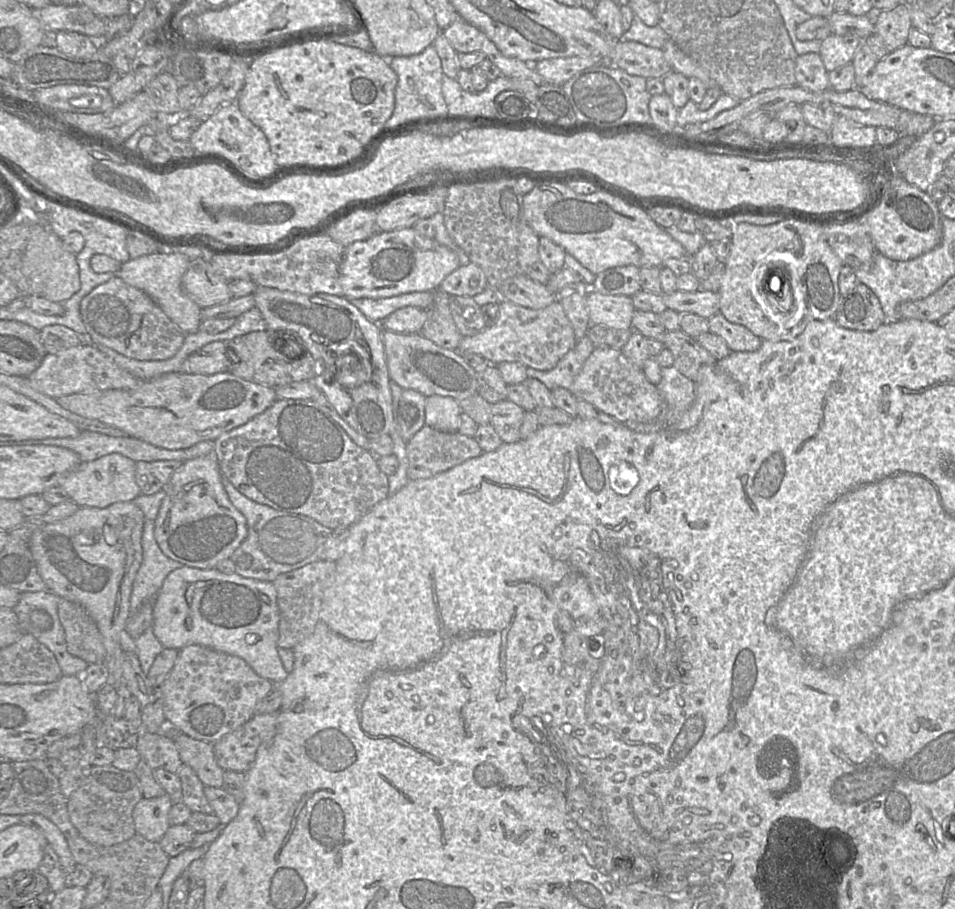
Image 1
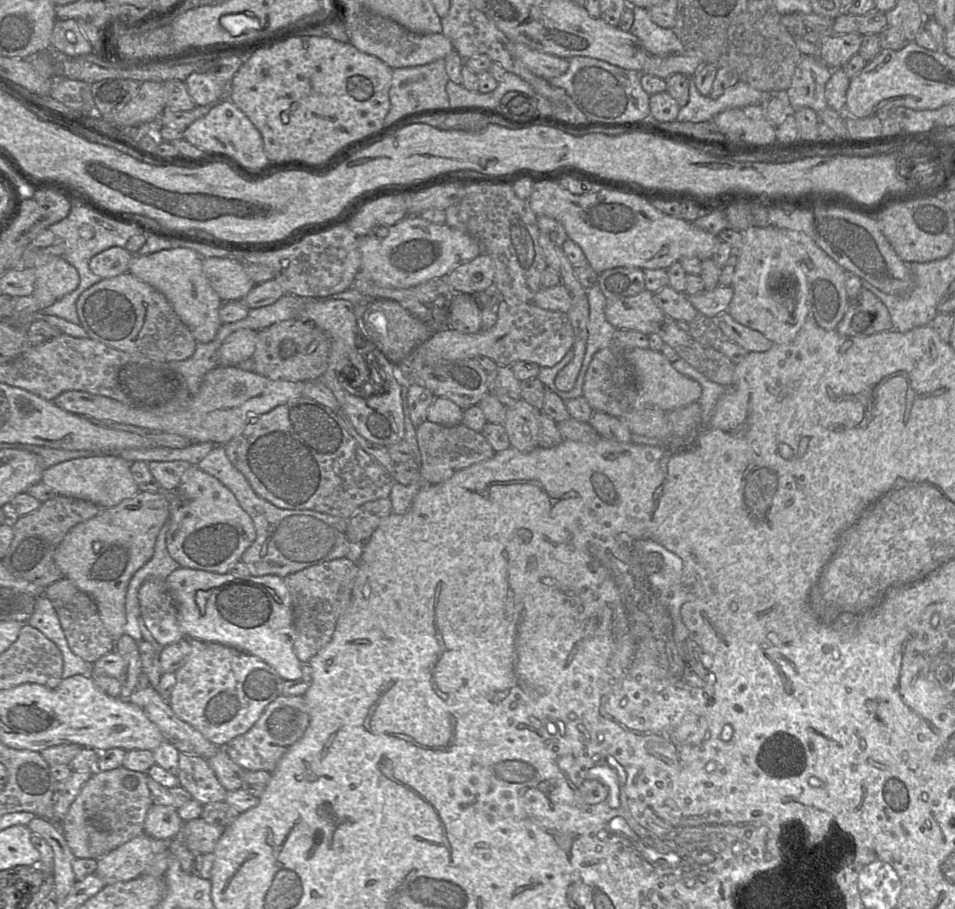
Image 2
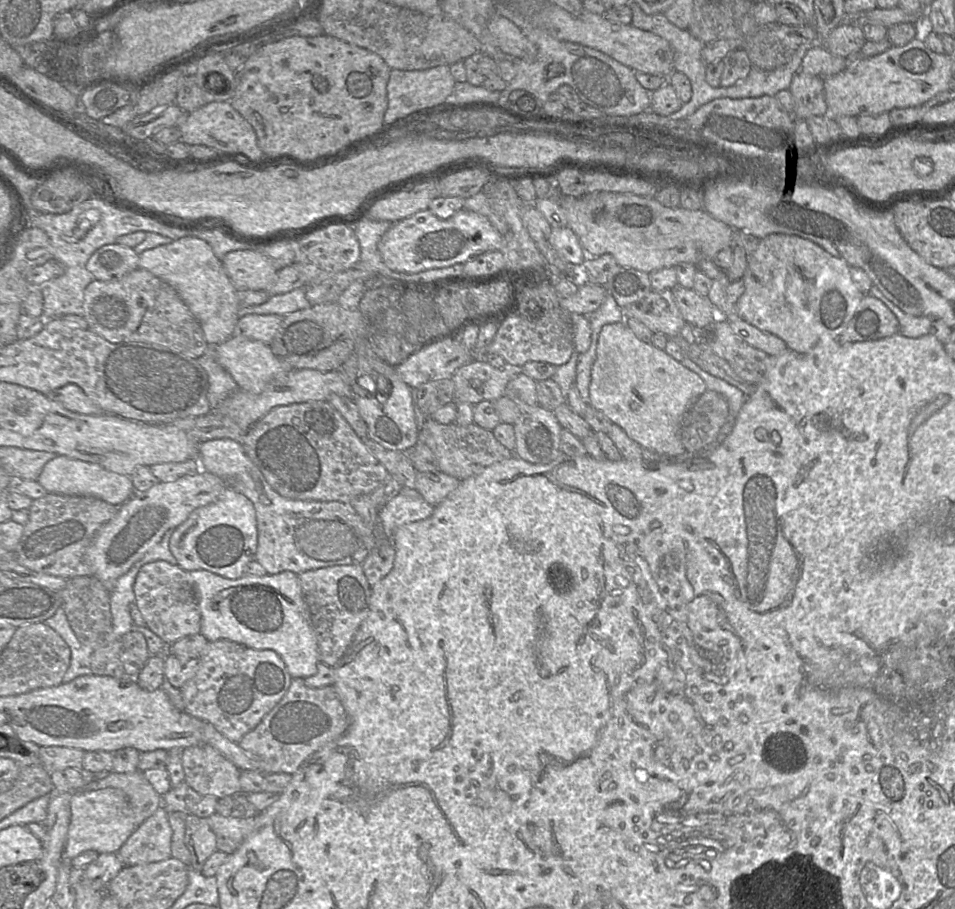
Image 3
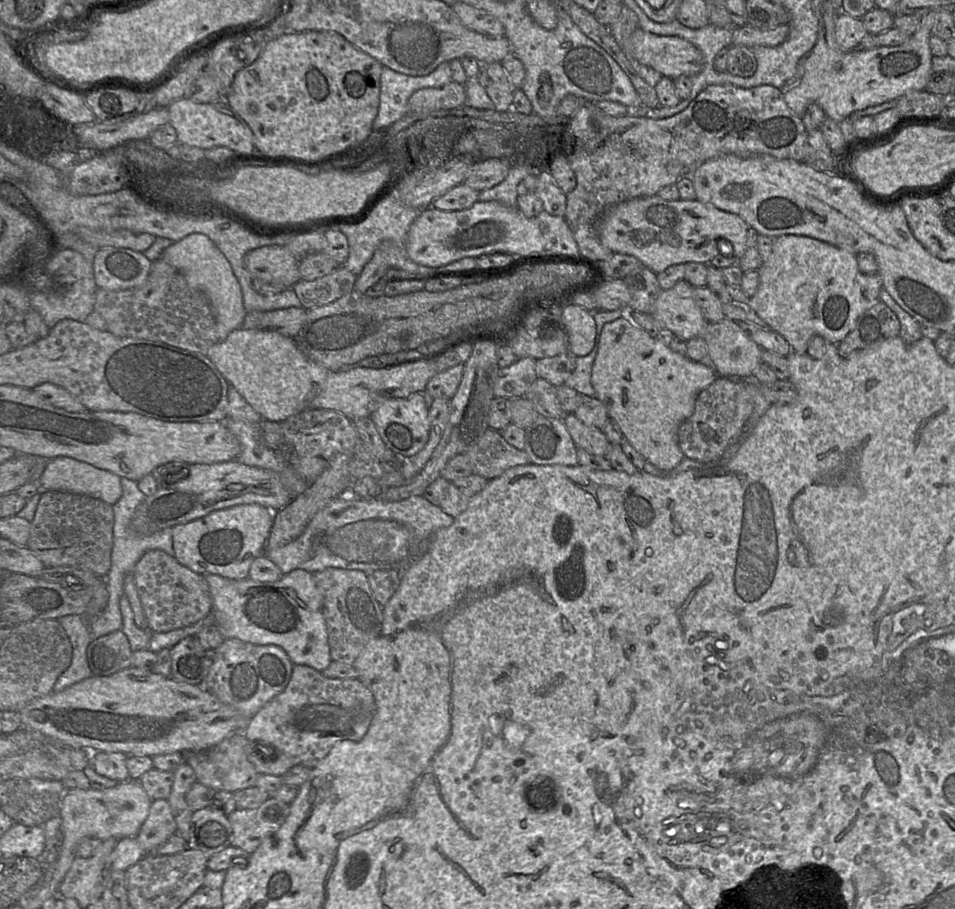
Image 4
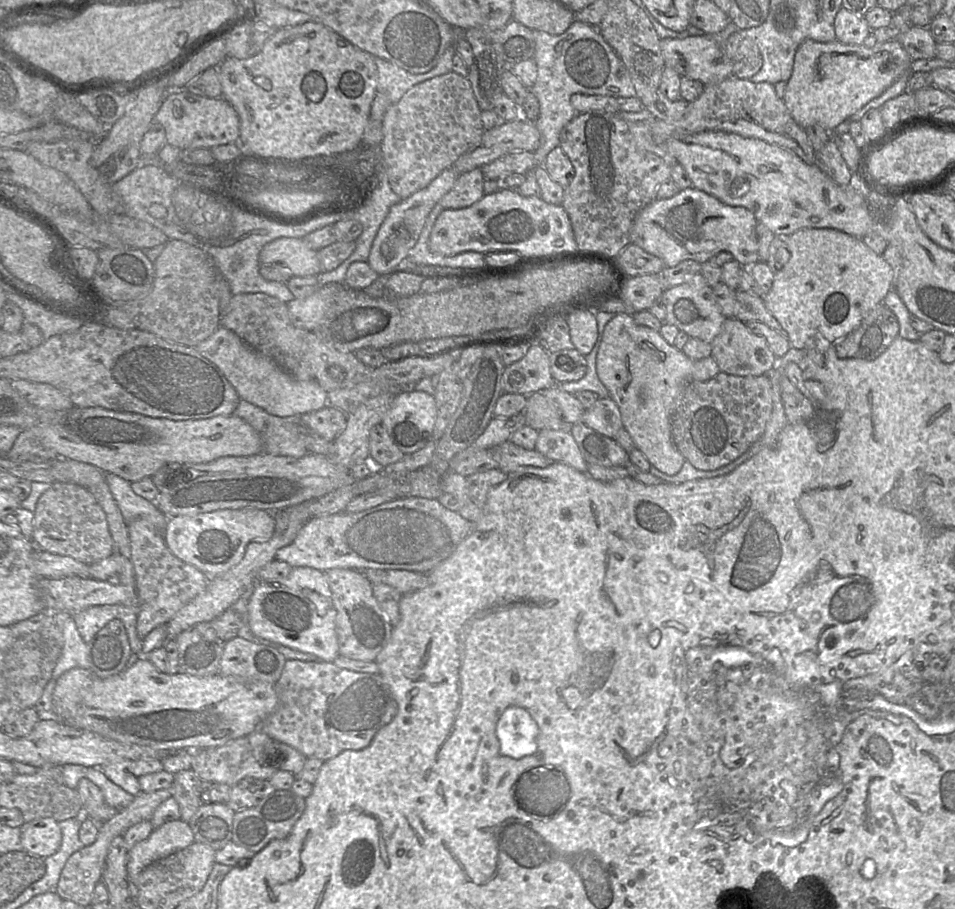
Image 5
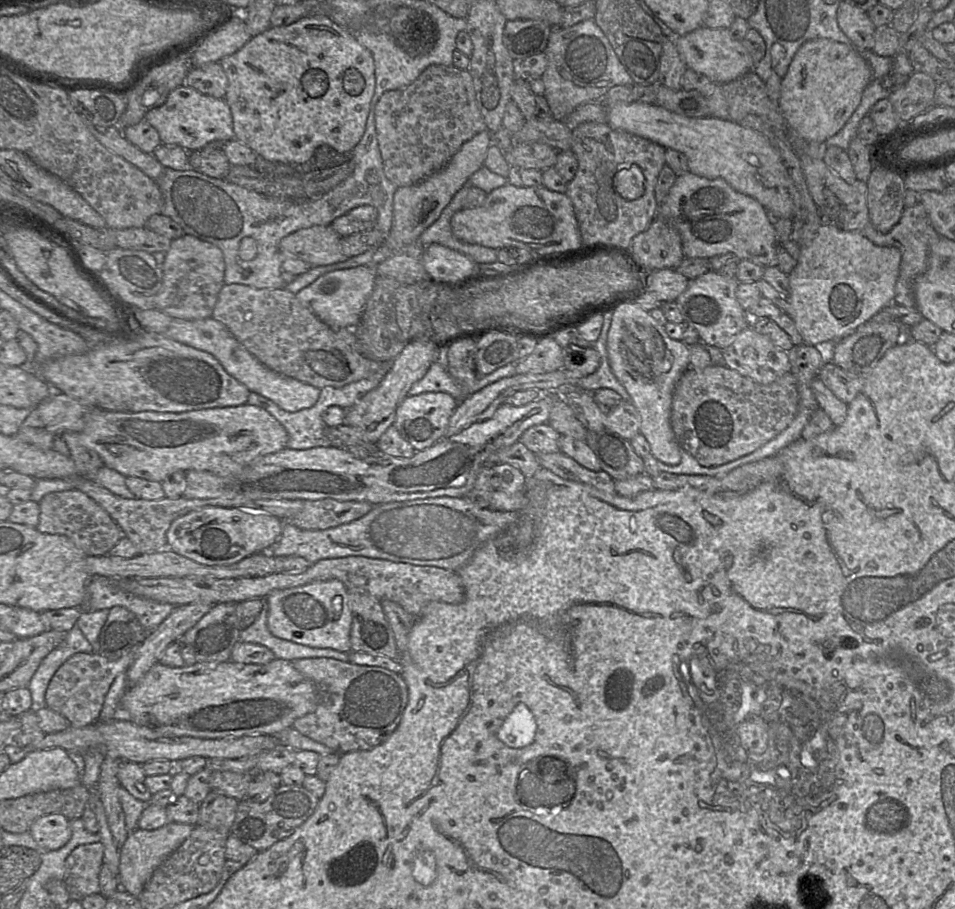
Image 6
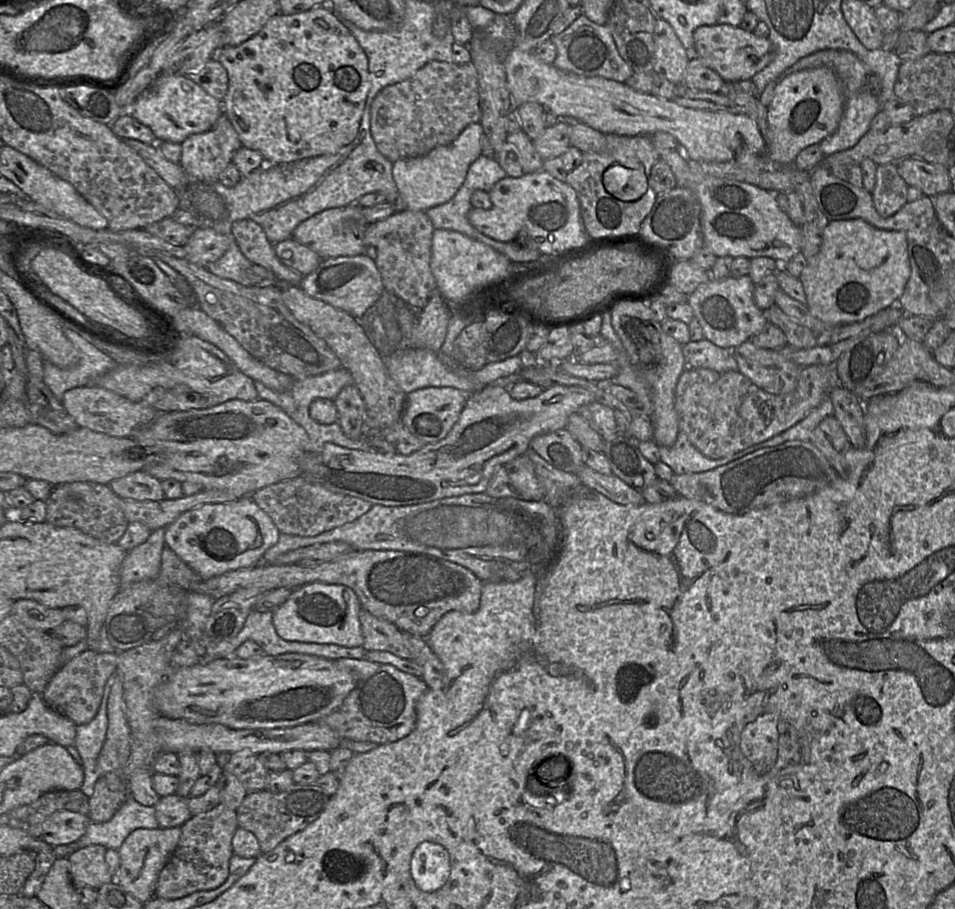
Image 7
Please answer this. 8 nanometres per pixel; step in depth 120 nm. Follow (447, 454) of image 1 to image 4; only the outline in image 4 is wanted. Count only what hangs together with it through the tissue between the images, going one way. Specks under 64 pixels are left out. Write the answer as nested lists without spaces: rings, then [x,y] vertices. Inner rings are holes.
[[[488,428],[466,452],[473,464],[473,474],[487,480],[500,476],[508,468],[531,463],[524,450],[510,445],[500,431]]]

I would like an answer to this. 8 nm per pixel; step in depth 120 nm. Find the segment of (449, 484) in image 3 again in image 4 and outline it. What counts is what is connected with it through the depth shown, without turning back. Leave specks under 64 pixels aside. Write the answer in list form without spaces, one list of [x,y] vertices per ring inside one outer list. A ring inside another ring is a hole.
[[[476,474],[450,481],[452,484],[439,507],[445,513],[456,518],[467,508],[472,496],[480,492],[487,485],[488,481]]]

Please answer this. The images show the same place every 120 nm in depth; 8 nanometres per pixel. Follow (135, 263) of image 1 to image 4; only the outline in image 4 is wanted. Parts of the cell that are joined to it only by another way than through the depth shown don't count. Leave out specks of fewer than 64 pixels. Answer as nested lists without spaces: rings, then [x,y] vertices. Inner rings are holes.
[[[201,233],[189,234],[167,247],[160,258],[178,269],[191,288],[207,296],[216,320],[217,342],[223,341],[233,330],[243,325],[247,311],[240,285],[229,262],[209,237]]]

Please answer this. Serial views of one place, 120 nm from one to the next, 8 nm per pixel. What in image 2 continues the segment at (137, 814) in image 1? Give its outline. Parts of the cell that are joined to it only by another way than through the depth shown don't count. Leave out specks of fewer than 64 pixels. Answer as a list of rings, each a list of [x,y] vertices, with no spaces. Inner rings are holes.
[[[152,805],[144,822],[144,833],[148,836],[169,841],[180,832],[184,821],[173,806]]]

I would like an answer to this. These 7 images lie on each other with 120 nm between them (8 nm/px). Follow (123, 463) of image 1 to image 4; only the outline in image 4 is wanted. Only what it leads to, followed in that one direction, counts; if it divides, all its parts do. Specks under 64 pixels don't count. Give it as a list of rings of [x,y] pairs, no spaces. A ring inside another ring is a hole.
[[[59,456],[48,462],[38,485],[41,490],[84,494],[113,505],[122,495],[120,479],[121,477],[108,470]]]

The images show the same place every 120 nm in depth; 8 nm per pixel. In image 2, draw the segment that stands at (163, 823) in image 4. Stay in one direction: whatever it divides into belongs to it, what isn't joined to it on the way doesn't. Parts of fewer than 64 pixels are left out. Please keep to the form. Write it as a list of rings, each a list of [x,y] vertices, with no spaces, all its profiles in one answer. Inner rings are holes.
[[[143,833],[99,858],[95,873],[105,886],[135,879],[158,855],[168,853],[168,843]]]

